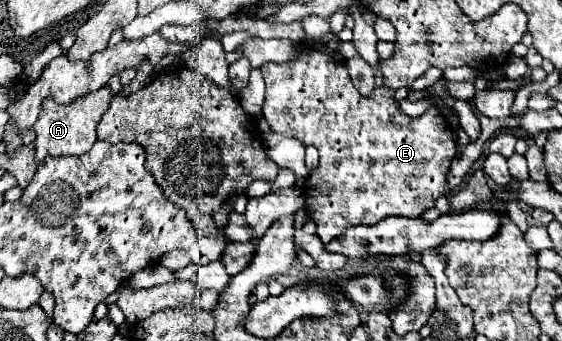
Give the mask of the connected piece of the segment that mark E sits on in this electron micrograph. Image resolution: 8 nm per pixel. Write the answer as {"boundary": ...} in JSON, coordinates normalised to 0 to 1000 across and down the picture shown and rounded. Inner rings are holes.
{"boundary":[[[548,132],[537,138],[527,173],[509,185],[470,185],[463,202],[473,238],[466,337],[473,343],[480,378],[488,390],[523,402],[541,425],[559,425],[569,449],[569,484],[541,537],[541,578],[544,619],[566,660],[562,689],[577,718],[626,660],[665,660],[694,630],[747,636],[758,613],[772,607],[779,578],[797,572],[794,519],[815,419],[804,372],[776,314],[765,314],[747,343],[726,343],[703,326],[703,305],[694,308],[703,264],[685,249],[667,258],[665,279],[648,284],[626,249],[619,191],[612,179],[594,179],[580,155]]]}

